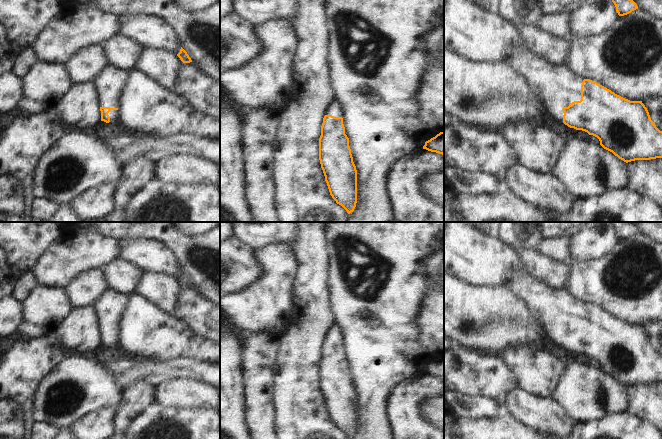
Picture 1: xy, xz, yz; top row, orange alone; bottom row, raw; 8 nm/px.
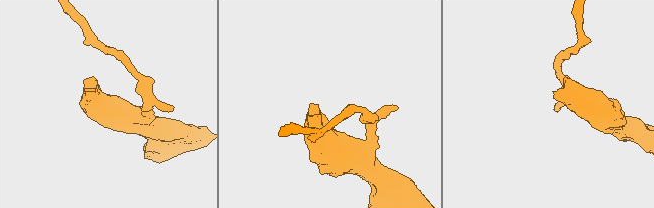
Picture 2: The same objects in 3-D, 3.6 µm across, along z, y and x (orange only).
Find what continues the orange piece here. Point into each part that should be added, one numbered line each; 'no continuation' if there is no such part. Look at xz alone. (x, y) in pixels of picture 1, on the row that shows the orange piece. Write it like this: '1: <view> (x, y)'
1: xz (334, 108)

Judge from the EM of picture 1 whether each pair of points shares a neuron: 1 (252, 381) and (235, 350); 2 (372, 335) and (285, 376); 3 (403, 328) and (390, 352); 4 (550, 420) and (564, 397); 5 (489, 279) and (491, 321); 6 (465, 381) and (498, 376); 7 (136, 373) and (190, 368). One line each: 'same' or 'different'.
1: different
2: different
3: same
4: different
5: different
6: same
7: same

